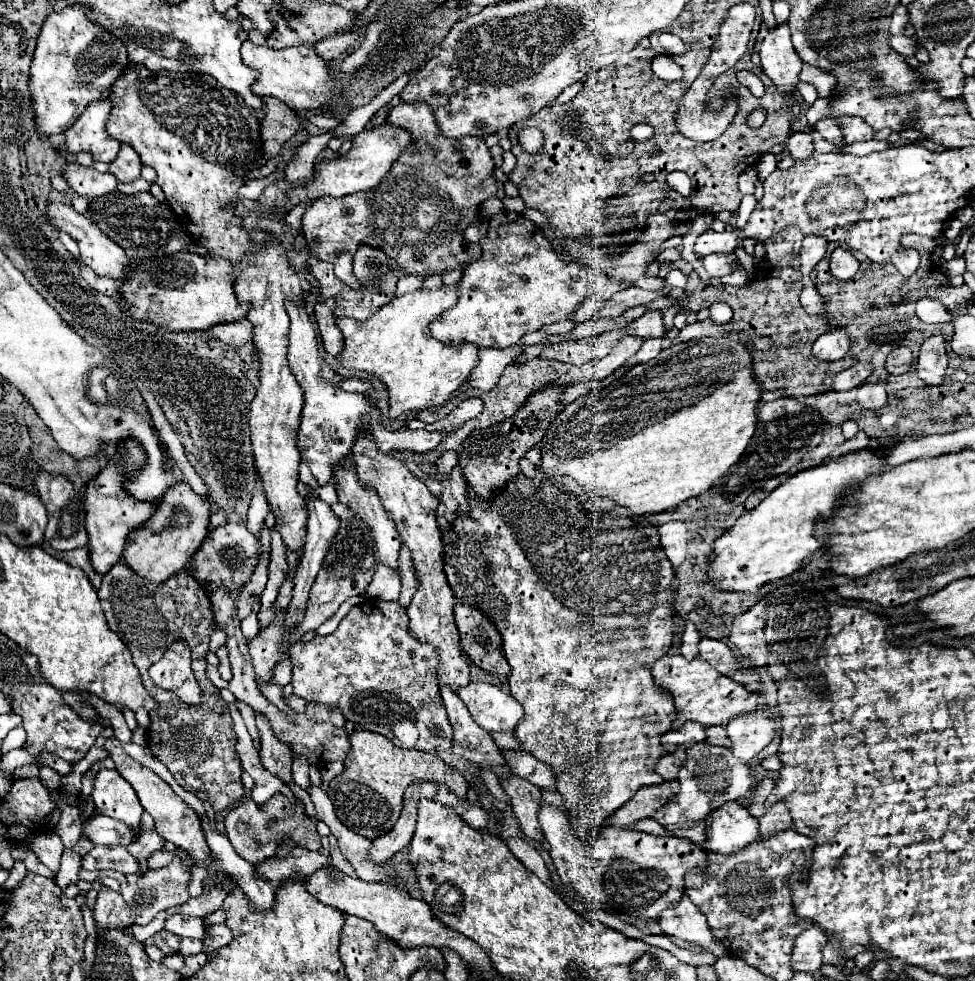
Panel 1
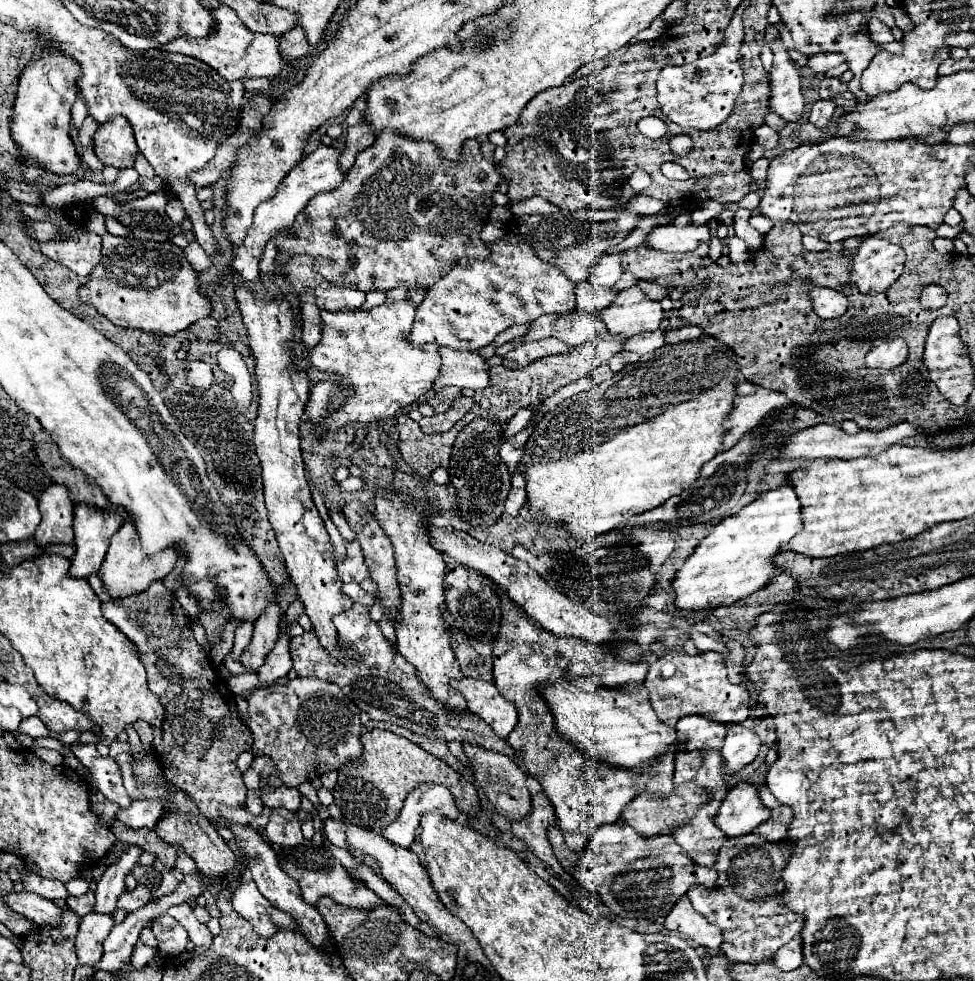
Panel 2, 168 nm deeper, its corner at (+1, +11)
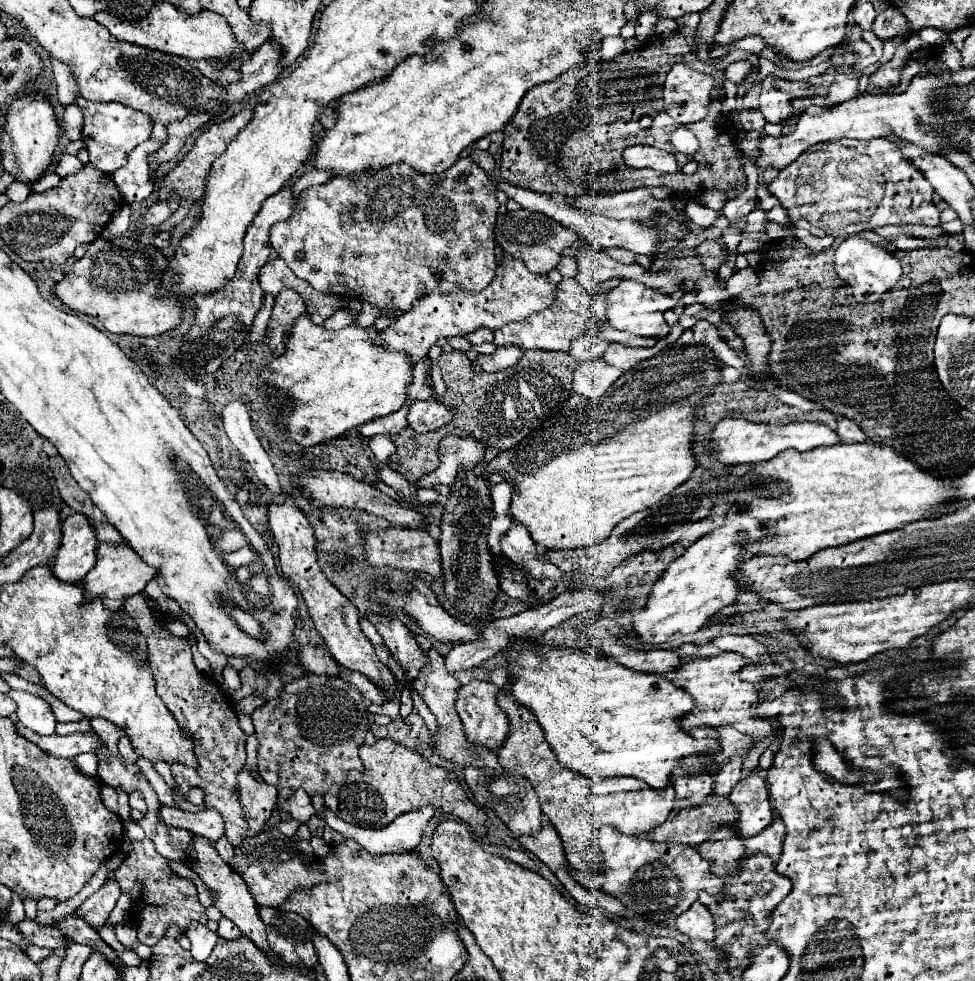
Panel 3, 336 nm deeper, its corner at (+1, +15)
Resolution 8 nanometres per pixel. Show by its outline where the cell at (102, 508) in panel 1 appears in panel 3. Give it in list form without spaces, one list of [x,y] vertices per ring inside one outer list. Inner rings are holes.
[[[71,513],[63,521],[63,541],[53,563],[53,575],[61,581],[81,583],[97,559],[97,537],[91,521],[81,513]]]

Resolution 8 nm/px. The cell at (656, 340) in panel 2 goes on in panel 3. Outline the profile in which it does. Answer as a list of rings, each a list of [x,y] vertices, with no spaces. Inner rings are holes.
[[[579,337],[577,341],[573,341],[571,345],[571,355],[575,357],[577,353],[577,359],[579,361],[589,361],[589,359],[597,359],[605,353],[605,349],[609,347],[611,343],[605,341],[605,339],[599,339],[599,337]]]

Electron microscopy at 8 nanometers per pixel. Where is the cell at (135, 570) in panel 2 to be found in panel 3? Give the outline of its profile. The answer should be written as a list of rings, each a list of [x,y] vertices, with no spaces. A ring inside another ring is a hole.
[[[123,541],[123,543],[99,543],[97,547],[97,565],[87,573],[83,579],[85,587],[85,597],[95,599],[95,597],[109,597],[109,599],[125,599],[131,597],[139,591],[145,589],[145,585],[155,577],[157,569],[145,565],[141,557]]]

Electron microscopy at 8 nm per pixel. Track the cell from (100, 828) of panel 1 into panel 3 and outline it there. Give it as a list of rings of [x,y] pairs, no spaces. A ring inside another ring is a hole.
[[[159,807],[159,819],[165,825],[181,827],[187,829],[195,835],[209,837],[213,843],[223,835],[223,819],[217,811],[201,811],[201,813],[191,813],[191,811],[181,811],[177,807]]]

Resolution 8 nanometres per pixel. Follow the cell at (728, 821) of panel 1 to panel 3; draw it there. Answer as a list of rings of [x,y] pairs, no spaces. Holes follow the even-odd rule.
[[[747,775],[743,777],[731,791],[729,795],[733,807],[739,813],[737,823],[731,825],[735,835],[747,839],[753,837],[755,833],[763,831],[771,819],[771,801],[769,801],[769,791],[767,783],[759,775]]]

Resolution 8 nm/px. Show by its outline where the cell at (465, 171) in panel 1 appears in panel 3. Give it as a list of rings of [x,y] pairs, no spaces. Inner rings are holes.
[[[459,157],[456,163],[443,173],[419,173],[411,165],[395,163],[395,165],[387,165],[385,169],[379,169],[375,173],[359,173],[359,177],[335,177],[323,185],[309,187],[309,189],[301,191],[301,195],[297,199],[297,207],[293,211],[293,217],[289,221],[281,221],[279,225],[275,225],[271,229],[273,239],[269,237],[269,243],[277,251],[277,255],[281,259],[285,259],[285,263],[293,269],[293,273],[299,279],[309,281],[317,291],[333,291],[337,295],[351,295],[361,301],[375,303],[381,309],[393,305],[403,311],[409,311],[411,303],[427,293],[449,291],[455,287],[463,287],[469,291],[481,291],[491,283],[491,277],[495,275],[495,269],[497,269],[495,251],[493,251],[495,249],[493,229],[495,229],[495,221],[497,221],[499,201],[497,201],[495,193],[497,193],[497,185],[471,157]]]

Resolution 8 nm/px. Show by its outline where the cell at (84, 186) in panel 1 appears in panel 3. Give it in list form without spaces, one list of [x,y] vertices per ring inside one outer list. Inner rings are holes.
[[[31,91],[27,95],[21,95],[11,103],[5,115],[5,127],[1,139],[1,165],[7,173],[13,173],[17,181],[31,185],[37,181],[37,177],[41,177],[49,169],[59,139],[61,139],[61,129],[49,97],[43,95],[41,91]]]

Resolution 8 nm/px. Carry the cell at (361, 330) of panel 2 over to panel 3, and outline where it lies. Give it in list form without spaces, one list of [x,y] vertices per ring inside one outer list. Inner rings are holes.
[[[307,313],[297,319],[297,325],[293,325],[293,333],[287,341],[287,351],[261,371],[261,383],[283,389],[285,399],[291,397],[291,409],[277,419],[277,423],[287,427],[289,439],[305,447],[317,445],[403,407],[407,401],[407,387],[413,383],[413,365],[407,353],[387,351],[383,345],[377,345],[377,337],[381,337],[381,331],[375,327],[359,327],[353,323],[349,327],[331,331],[323,325],[315,325]]]

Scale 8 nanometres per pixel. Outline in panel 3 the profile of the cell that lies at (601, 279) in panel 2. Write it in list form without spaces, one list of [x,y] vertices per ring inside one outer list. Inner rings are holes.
[[[563,257],[561,263],[557,265],[557,269],[561,271],[563,277],[575,277],[579,273],[579,265],[577,265],[575,257]]]

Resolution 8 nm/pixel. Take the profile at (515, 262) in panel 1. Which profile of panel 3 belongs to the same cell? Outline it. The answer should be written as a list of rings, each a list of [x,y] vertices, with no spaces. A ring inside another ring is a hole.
[[[503,253],[501,263],[497,265],[493,281],[479,293],[453,289],[449,293],[429,293],[419,301],[413,301],[411,311],[403,313],[393,325],[389,325],[377,343],[385,343],[385,349],[397,349],[409,353],[413,365],[421,353],[427,353],[431,345],[435,345],[441,337],[457,337],[469,335],[477,329],[497,331],[501,325],[511,321],[523,321],[525,317],[547,309],[557,299],[557,285],[549,279],[549,275],[531,273],[521,259],[515,259],[509,253]]]

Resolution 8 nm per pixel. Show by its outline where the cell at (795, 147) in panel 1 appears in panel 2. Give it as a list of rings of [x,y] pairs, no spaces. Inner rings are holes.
[[[817,101],[811,109],[809,121],[815,121],[815,125],[825,125],[835,111],[835,105],[831,101]]]

